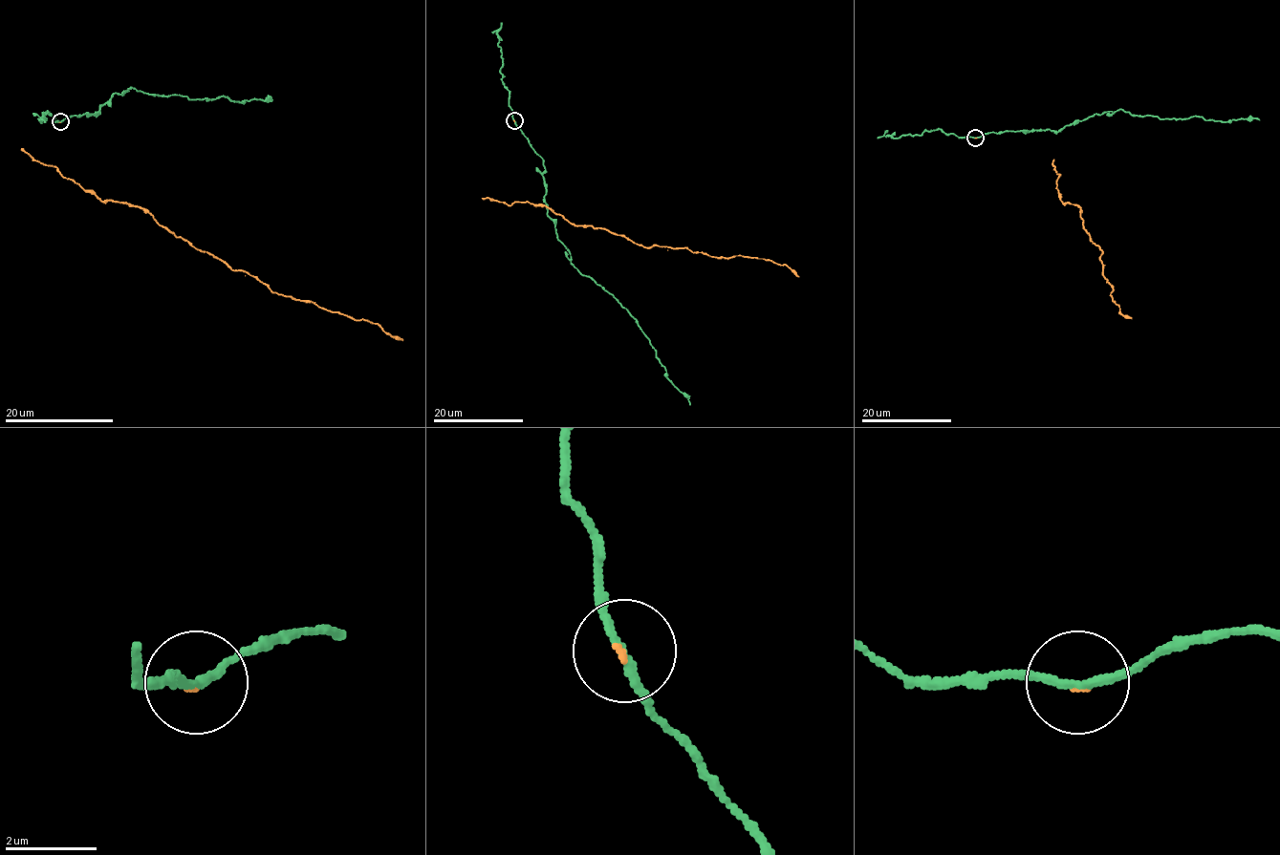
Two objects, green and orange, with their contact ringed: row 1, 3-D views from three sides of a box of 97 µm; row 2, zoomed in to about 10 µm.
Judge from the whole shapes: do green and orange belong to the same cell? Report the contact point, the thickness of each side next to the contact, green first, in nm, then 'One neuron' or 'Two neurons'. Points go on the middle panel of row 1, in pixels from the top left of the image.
Place: (514, 120). Thickness 170 nm (green) against 50 nm. One neuron

